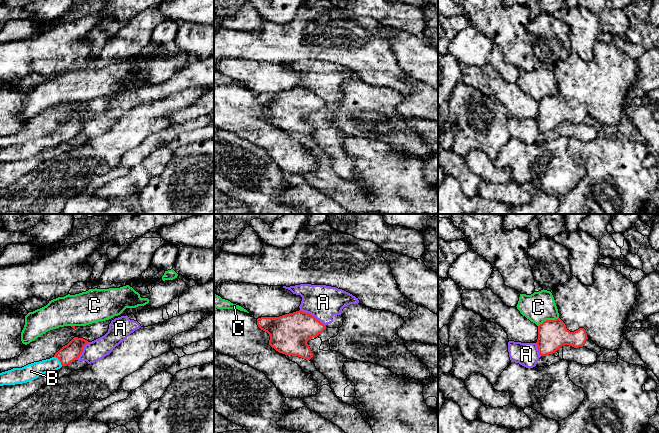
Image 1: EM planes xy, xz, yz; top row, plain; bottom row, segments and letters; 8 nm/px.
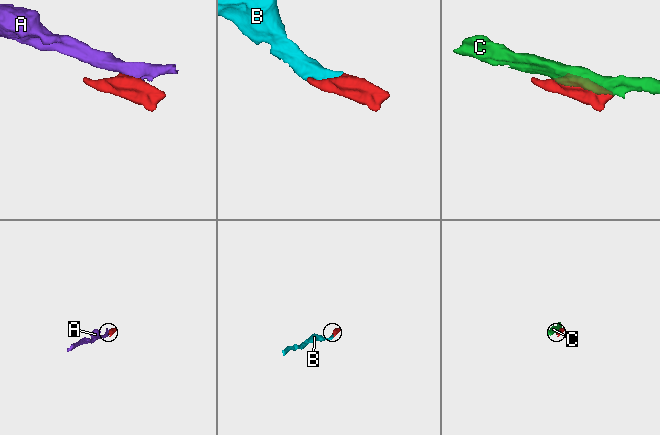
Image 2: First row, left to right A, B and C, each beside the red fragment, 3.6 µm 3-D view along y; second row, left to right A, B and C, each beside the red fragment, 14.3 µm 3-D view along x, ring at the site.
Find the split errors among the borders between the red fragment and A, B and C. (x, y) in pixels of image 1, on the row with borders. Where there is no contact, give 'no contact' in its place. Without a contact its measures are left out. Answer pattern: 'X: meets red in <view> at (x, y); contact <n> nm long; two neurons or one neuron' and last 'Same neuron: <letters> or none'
A: meets red in xz at (313, 316); contact 240 nm long; two neurons
B: meets red in xy at (59, 360); contact 100 nm long; one neuron
C: meets red in yz at (548, 320); contact 180 nm long; two neurons
Same neuron: B

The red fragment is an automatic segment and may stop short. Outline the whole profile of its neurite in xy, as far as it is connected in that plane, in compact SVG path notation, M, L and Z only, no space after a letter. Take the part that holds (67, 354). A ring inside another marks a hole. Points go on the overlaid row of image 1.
M74 337L50 359L2 372L0 373L0 386L27 383L45 373L50 373L60 369L62 366L69 365L79 358L84 346L88 343L83 338Z

